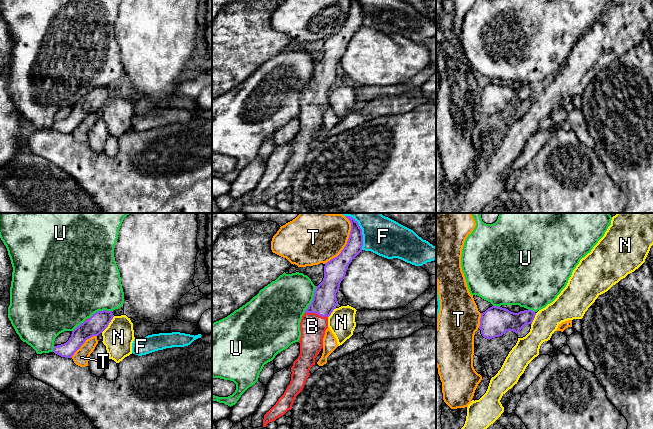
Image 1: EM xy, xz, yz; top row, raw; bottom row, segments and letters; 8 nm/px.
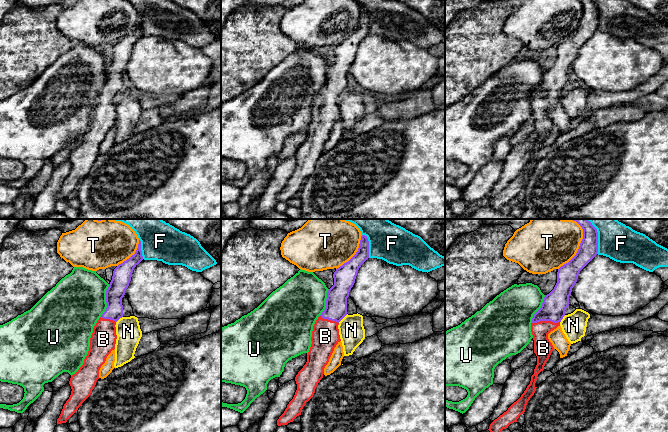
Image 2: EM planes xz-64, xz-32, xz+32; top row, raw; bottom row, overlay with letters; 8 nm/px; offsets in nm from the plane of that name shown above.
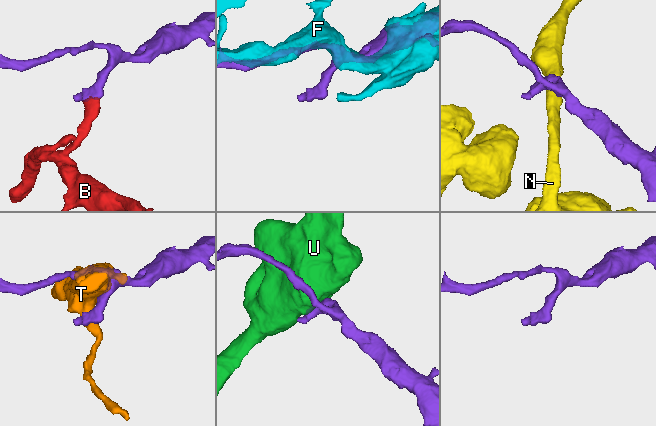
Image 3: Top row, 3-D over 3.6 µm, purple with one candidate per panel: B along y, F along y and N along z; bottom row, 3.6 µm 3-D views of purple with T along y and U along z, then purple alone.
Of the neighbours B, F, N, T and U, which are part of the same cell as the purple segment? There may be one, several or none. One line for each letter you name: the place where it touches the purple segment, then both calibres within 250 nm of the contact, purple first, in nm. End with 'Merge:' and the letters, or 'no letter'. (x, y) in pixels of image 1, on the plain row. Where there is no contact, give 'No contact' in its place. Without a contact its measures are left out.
B: Touches purple at xz (316, 89). Thickness 190 nm (purple) against 200 nm
Merge: B

